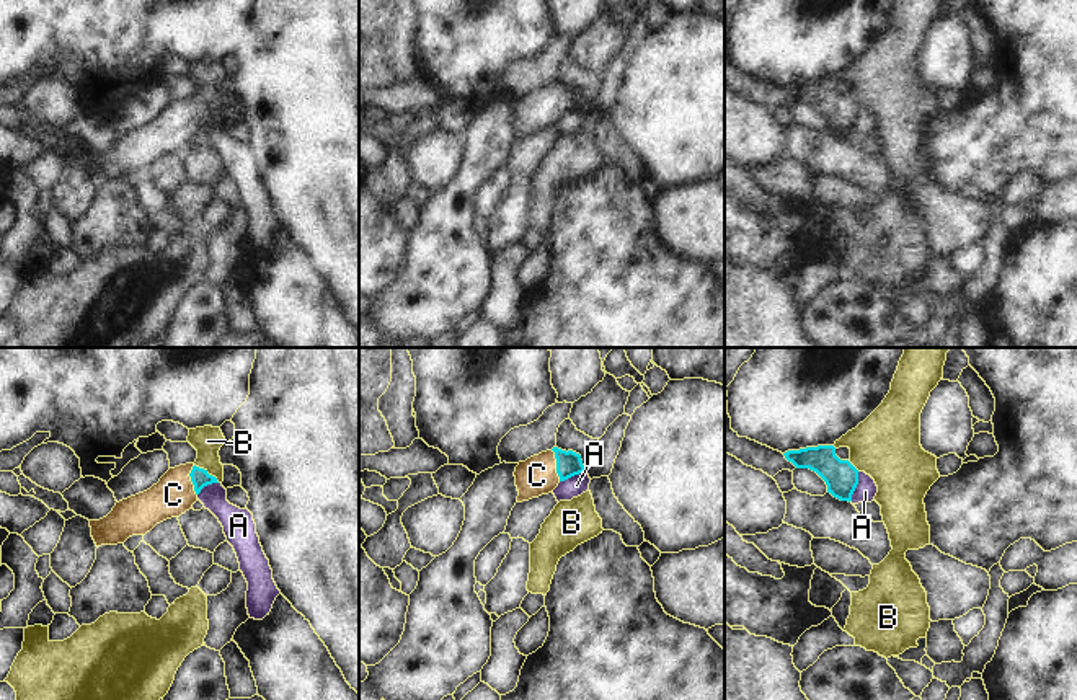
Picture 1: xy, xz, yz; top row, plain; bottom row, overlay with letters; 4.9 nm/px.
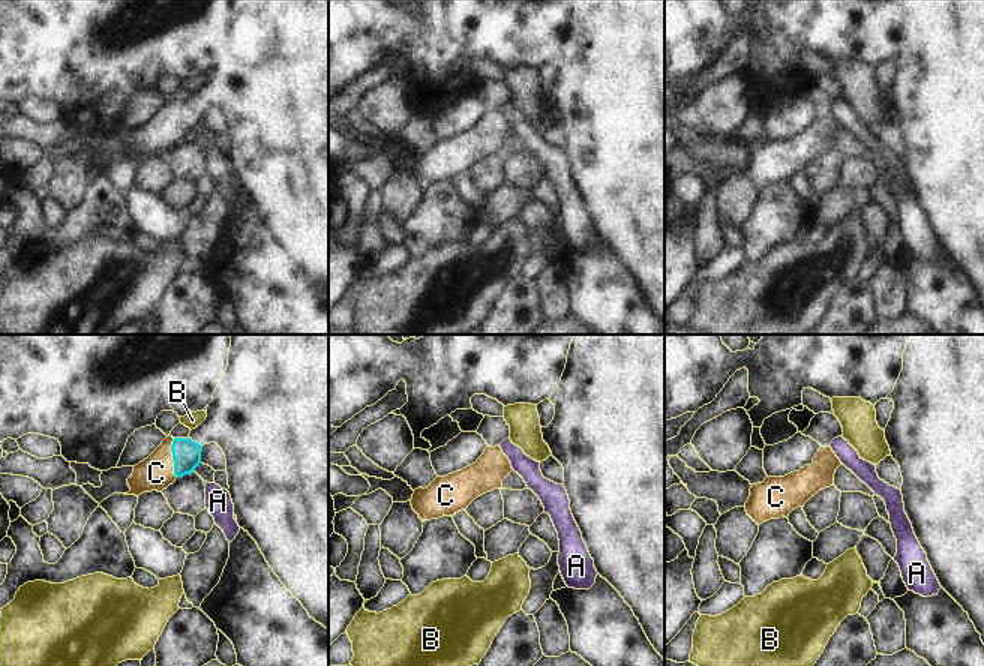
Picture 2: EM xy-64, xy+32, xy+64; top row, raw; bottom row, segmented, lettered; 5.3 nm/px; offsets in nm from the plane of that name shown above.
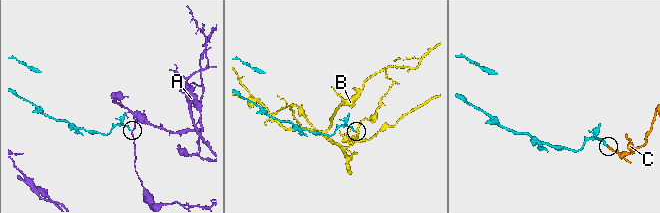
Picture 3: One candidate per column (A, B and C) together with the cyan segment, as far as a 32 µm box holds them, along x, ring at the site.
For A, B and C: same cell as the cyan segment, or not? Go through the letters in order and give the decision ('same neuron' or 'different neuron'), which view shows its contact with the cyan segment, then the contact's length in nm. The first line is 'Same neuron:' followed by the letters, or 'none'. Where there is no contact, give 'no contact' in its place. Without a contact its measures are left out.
Same neuron: C
A: different neuron; meets cyan in yz; contact 160 nm long
B: different neuron; meets cyan in xy; contact 160 nm long
C: same neuron; meets cyan in xz; contact 170 nm long

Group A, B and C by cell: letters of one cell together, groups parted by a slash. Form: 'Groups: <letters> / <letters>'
Groups: A / B / C.

